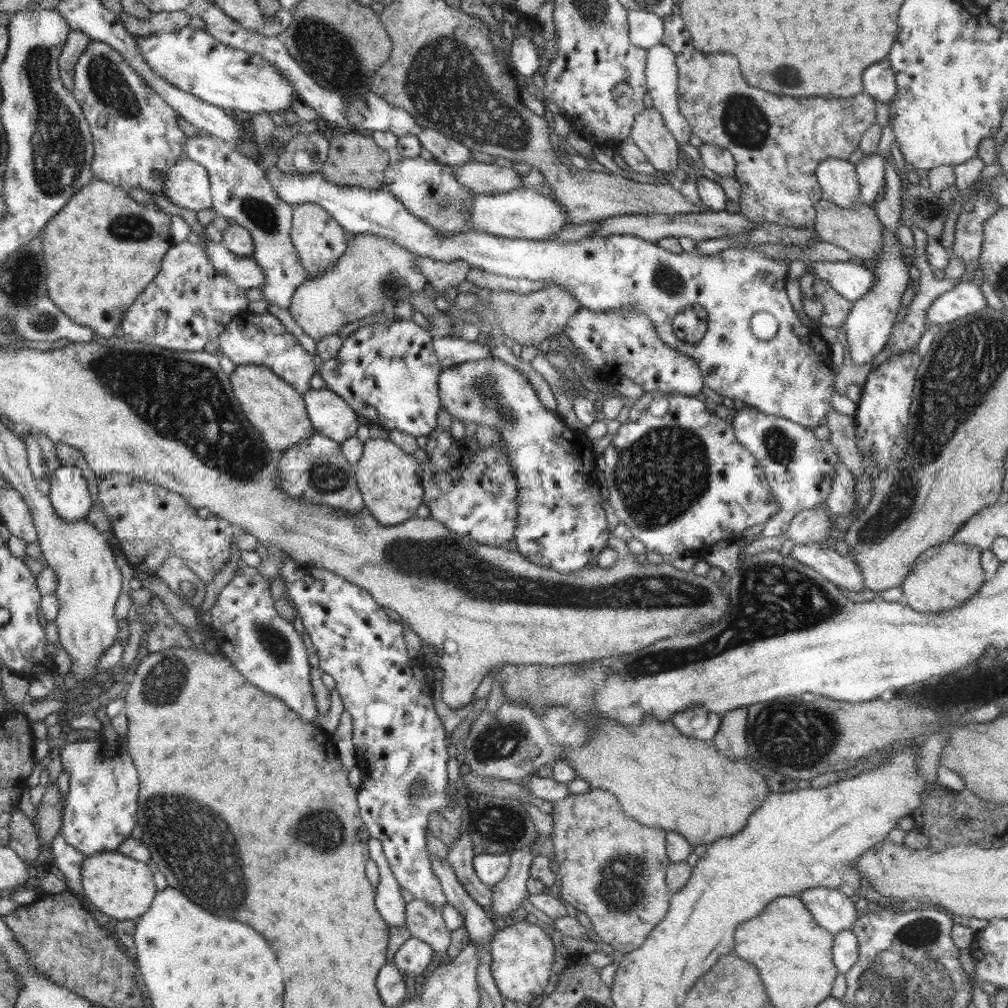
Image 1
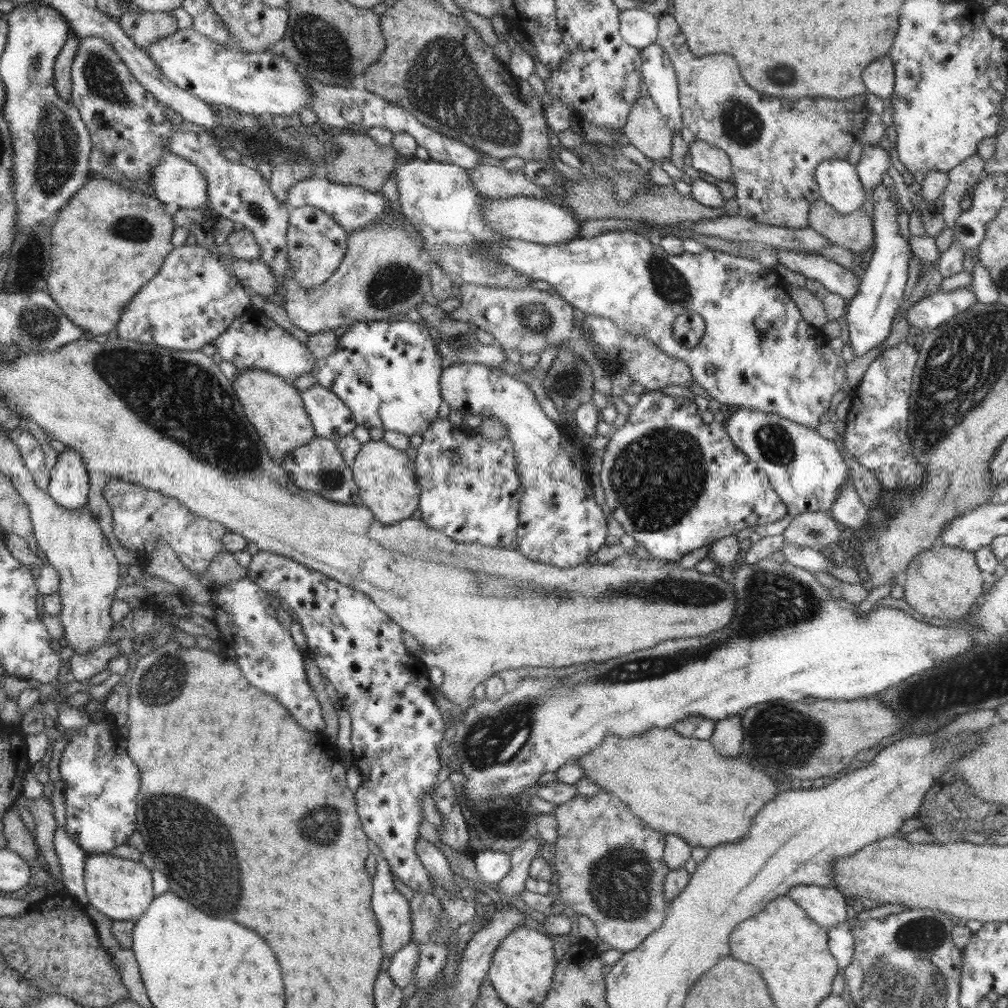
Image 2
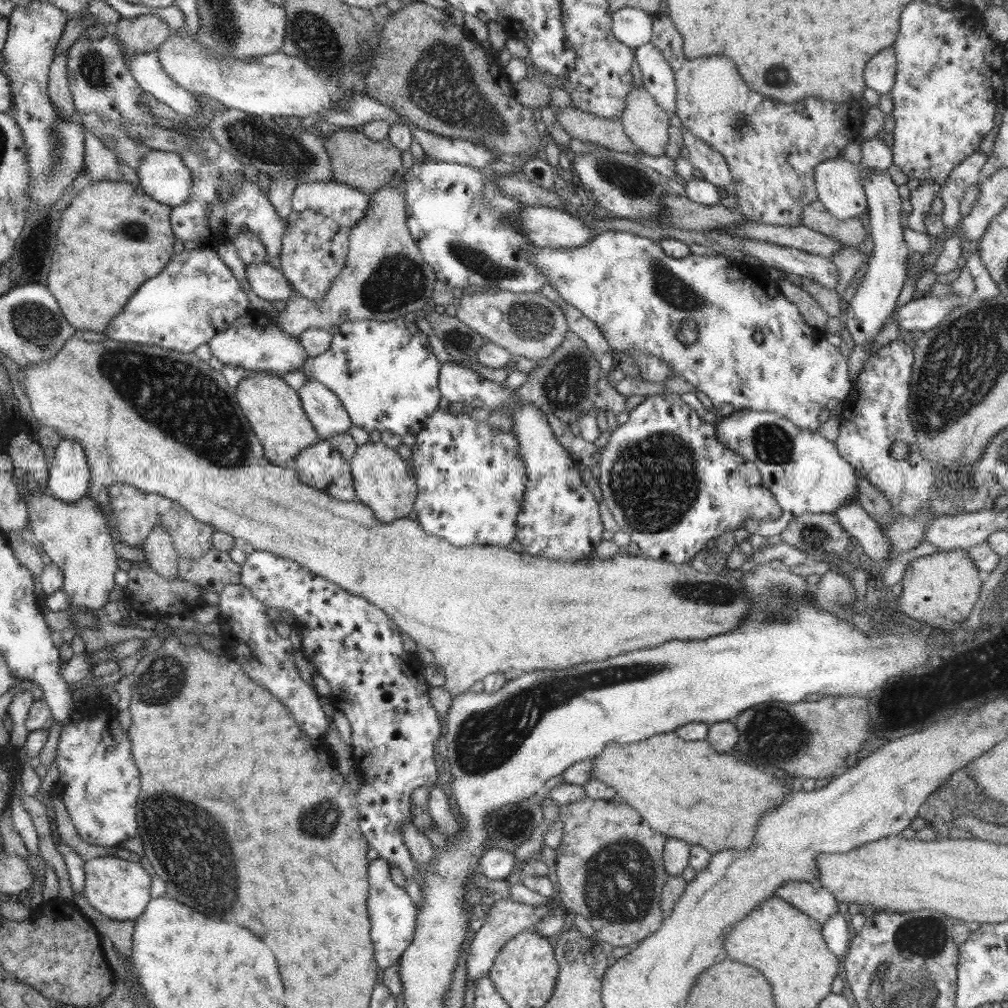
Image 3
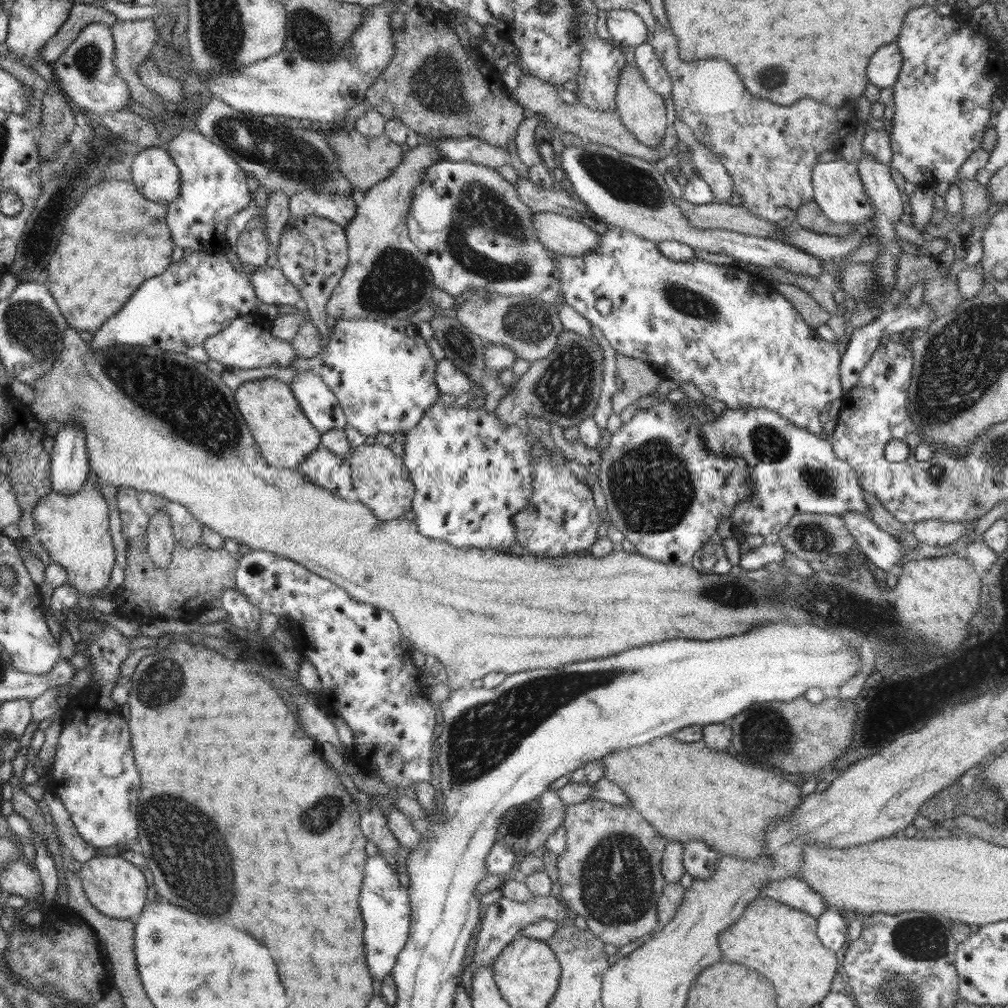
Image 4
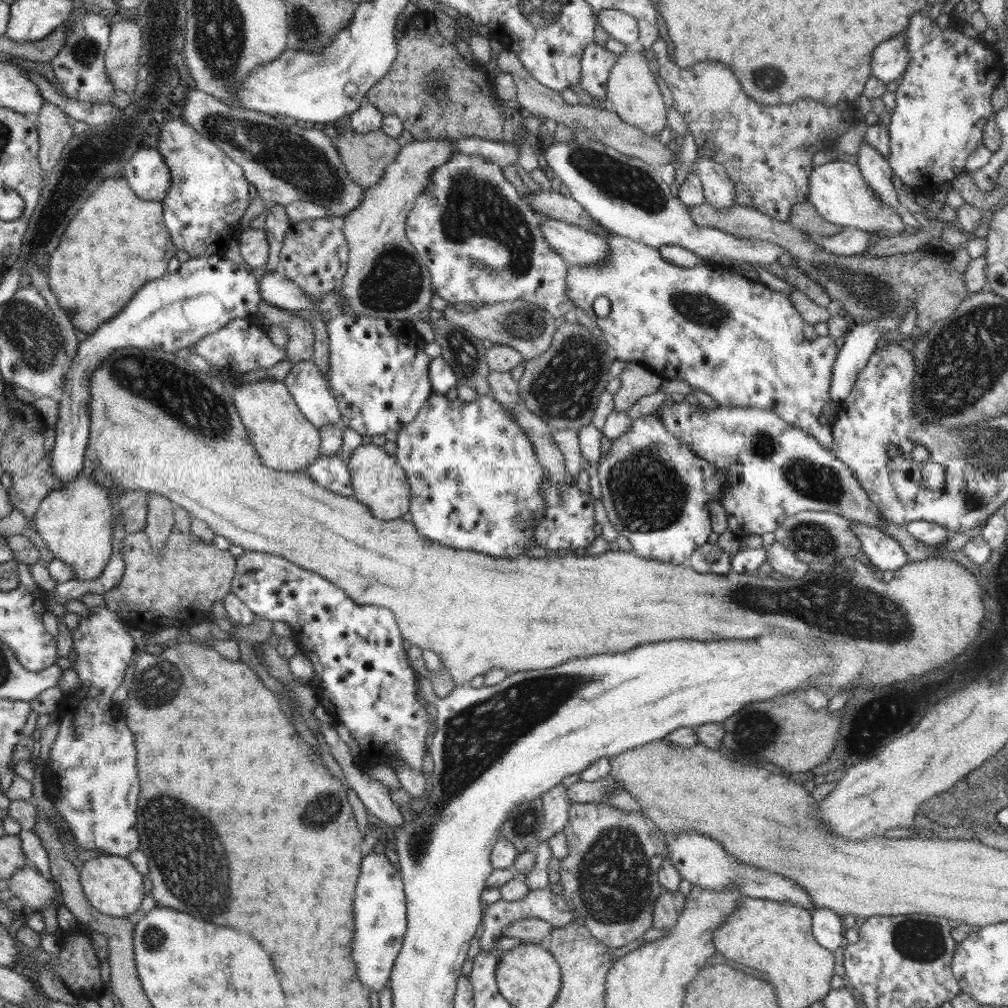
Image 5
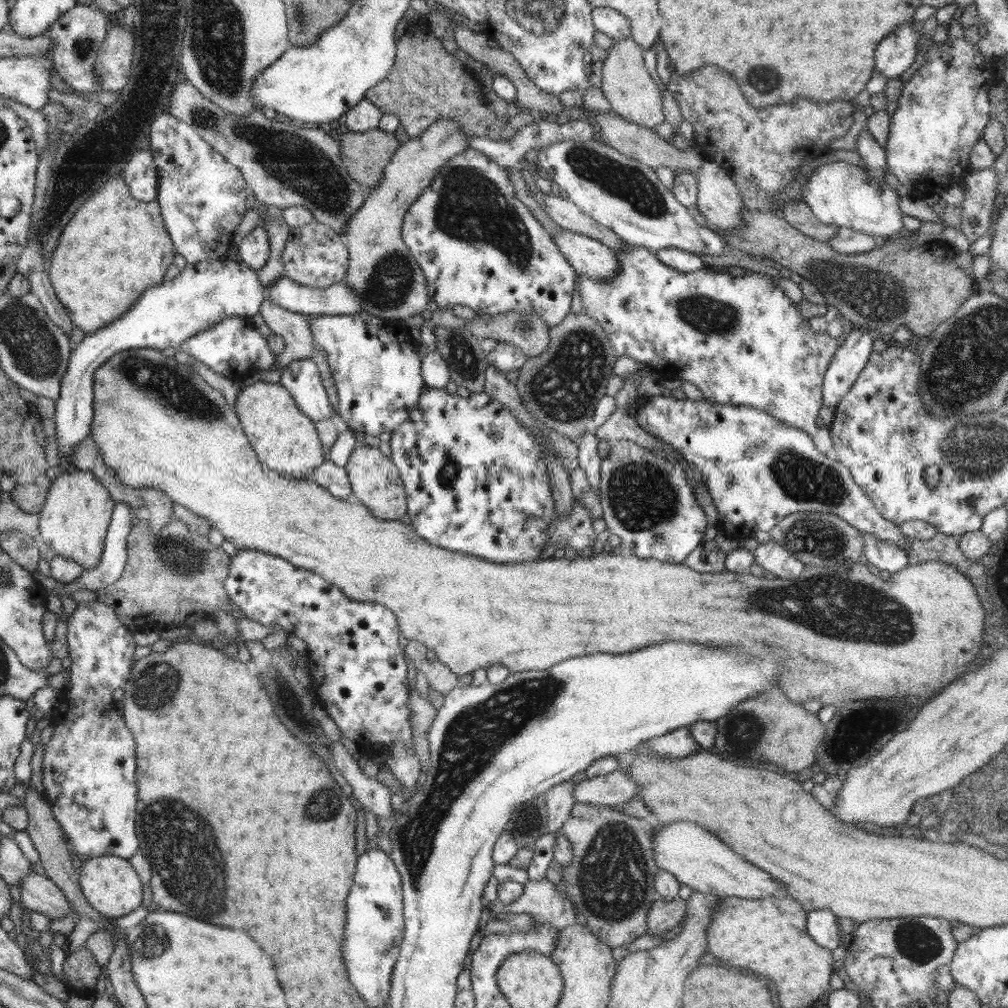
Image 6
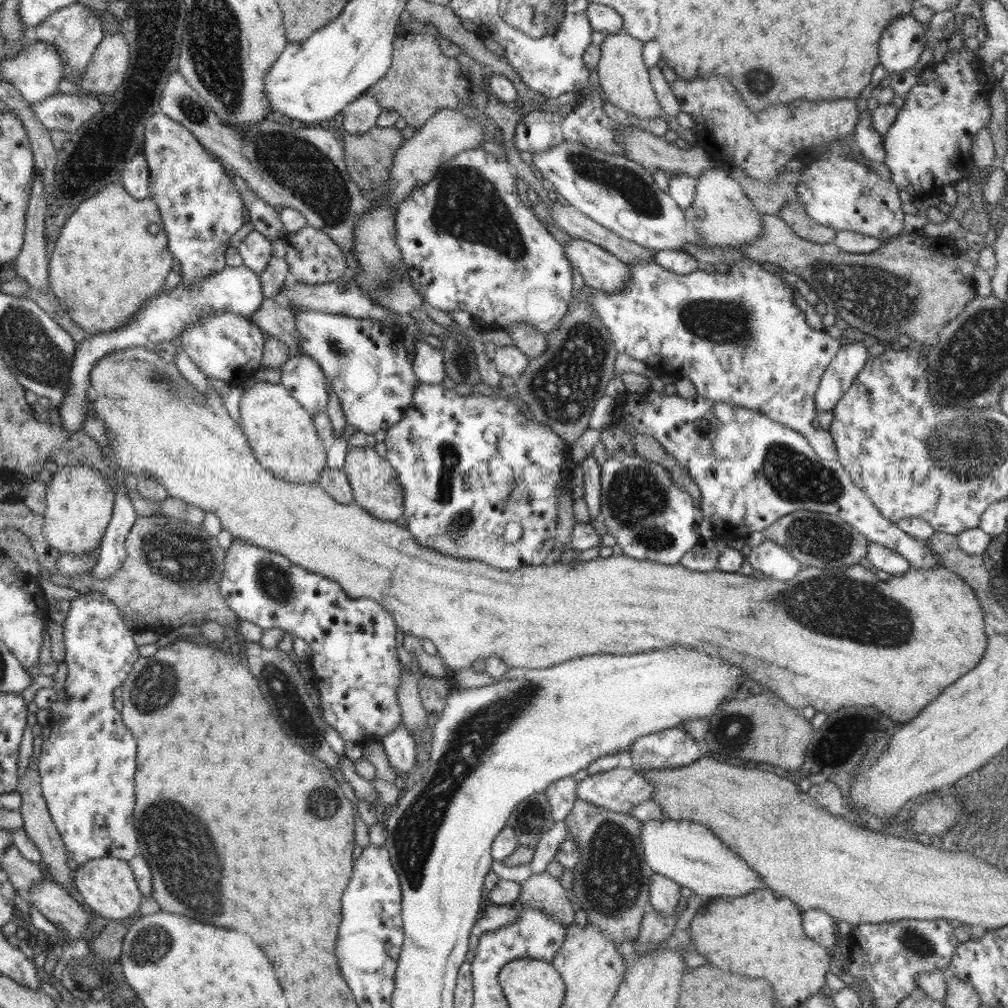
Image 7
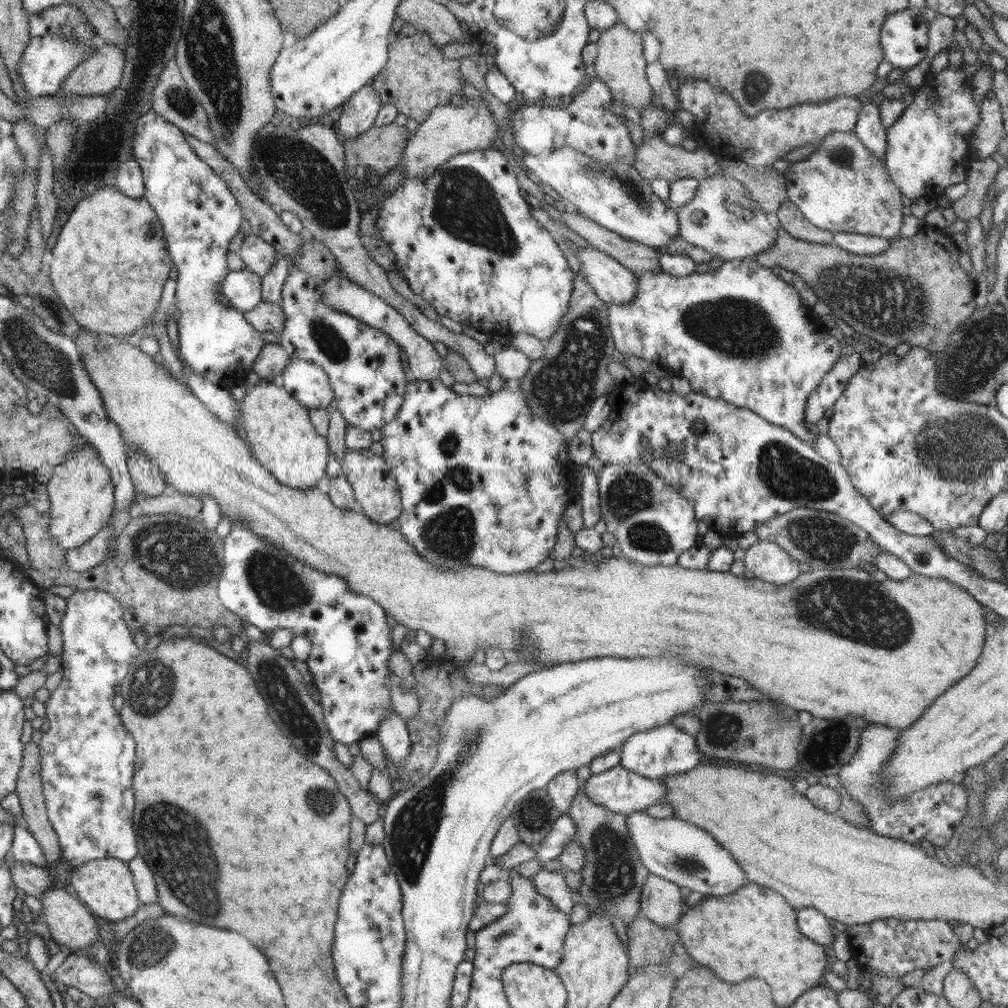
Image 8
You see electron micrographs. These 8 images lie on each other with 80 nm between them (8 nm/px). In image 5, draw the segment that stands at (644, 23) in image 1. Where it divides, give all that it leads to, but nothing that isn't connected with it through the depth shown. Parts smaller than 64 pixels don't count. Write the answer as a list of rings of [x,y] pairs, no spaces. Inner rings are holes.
[[[612,8],[601,10],[596,14],[598,24],[611,38],[629,47],[638,48],[639,28],[635,18],[627,12]]]

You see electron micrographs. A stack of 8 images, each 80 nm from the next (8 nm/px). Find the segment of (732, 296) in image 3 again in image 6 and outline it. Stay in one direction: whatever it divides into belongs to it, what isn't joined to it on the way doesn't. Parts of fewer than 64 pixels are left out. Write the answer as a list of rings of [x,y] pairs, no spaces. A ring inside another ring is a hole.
[[[629,243],[625,244],[623,248],[616,250],[616,254],[618,264],[620,264],[620,271],[618,271],[618,275],[614,279],[606,279],[604,281],[577,275],[574,290],[578,292],[584,304],[586,315],[593,318],[598,326],[606,332],[606,338],[610,340],[612,349],[615,350],[618,357],[628,356],[628,358],[634,358],[634,360],[646,364],[651,371],[658,374],[659,380],[686,380],[686,382],[692,382],[692,384],[698,386],[702,391],[705,401],[724,405],[746,406],[766,412],[774,418],[806,432],[812,438],[815,447],[822,454],[833,454],[831,431],[826,426],[820,427],[816,425],[816,420],[818,420],[819,410],[823,407],[822,384],[824,375],[841,341],[830,337],[827,333],[814,332],[807,318],[799,314],[796,305],[784,295],[784,292],[772,282],[772,279],[768,275],[749,271],[745,276],[731,276],[726,270],[724,272],[712,270],[711,266],[704,266],[695,272],[681,272],[662,264],[658,260],[655,251],[648,250],[644,246],[633,246]]]

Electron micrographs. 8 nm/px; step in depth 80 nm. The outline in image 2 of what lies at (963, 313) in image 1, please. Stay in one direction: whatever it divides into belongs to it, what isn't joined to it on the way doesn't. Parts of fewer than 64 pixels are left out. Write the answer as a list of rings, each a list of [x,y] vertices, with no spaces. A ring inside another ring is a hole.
[[[959,289],[954,292],[940,292],[932,294],[916,302],[906,314],[910,327],[916,327],[925,332],[936,329],[940,324],[949,320],[960,312],[966,312],[978,300],[972,290]]]

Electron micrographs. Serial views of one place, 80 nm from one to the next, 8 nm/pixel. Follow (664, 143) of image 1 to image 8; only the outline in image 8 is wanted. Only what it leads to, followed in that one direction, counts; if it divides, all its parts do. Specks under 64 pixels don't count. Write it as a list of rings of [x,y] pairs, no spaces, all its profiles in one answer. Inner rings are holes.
[[[622,21],[600,32],[598,56],[594,62],[596,76],[610,89],[613,100],[643,111],[650,103],[658,103],[647,79],[647,62],[643,56],[642,35],[630,30]]]

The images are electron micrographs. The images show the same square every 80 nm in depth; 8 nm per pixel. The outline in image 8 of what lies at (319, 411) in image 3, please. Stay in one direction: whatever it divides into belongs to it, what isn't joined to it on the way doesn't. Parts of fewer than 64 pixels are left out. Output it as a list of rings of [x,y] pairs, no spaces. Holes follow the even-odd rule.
[[[290,359],[279,378],[288,394],[308,411],[328,409],[334,393],[324,369],[308,360]]]

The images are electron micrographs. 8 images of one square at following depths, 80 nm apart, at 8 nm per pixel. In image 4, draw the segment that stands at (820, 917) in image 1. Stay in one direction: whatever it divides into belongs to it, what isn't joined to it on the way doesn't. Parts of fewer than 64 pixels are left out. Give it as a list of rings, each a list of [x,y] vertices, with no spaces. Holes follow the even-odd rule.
[[[794,877],[770,882],[768,886],[762,888],[760,896],[804,911],[816,920],[824,911],[830,908],[830,906],[825,904],[820,893],[816,893],[804,880]]]

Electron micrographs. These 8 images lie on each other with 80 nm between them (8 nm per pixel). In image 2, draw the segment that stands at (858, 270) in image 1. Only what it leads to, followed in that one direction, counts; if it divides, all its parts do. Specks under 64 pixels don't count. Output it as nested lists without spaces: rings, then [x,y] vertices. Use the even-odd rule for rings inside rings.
[[[777,247],[778,263],[792,272],[804,275],[806,279],[816,280],[826,289],[844,299],[853,299],[862,279],[855,276],[855,270],[848,270],[820,255],[807,255],[804,252]]]

